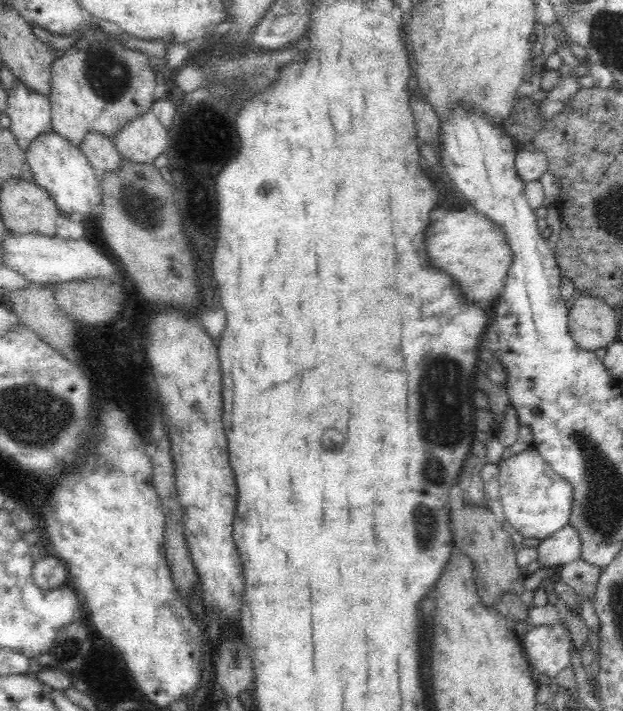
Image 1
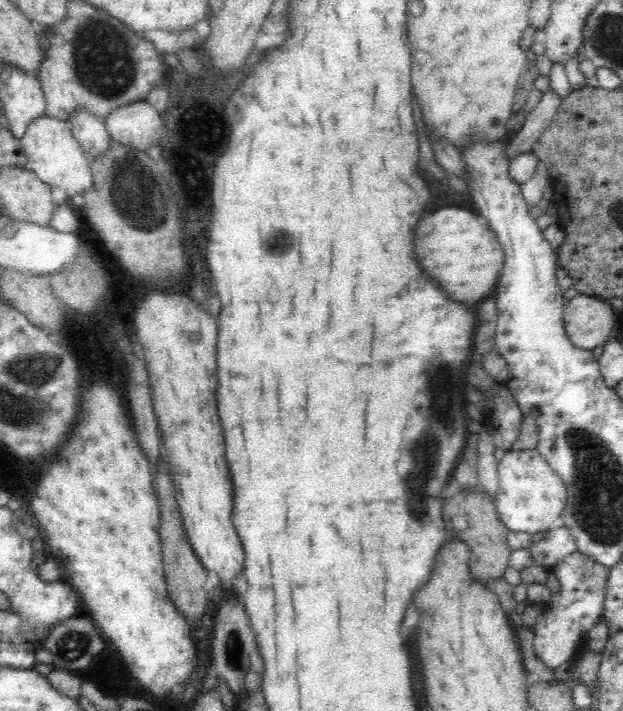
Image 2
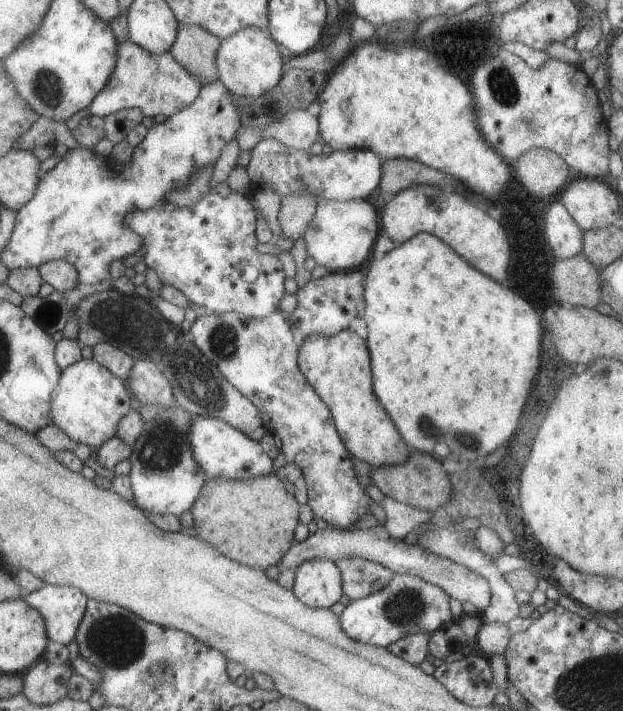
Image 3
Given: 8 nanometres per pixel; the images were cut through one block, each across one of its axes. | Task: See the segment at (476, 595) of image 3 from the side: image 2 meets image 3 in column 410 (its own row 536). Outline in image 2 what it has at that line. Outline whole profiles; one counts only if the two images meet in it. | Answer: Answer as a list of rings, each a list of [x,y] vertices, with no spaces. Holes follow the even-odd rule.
[[[566,526],[546,531],[535,538],[529,546],[531,561],[542,567],[552,567],[565,556],[577,550],[577,542],[572,531]]]

